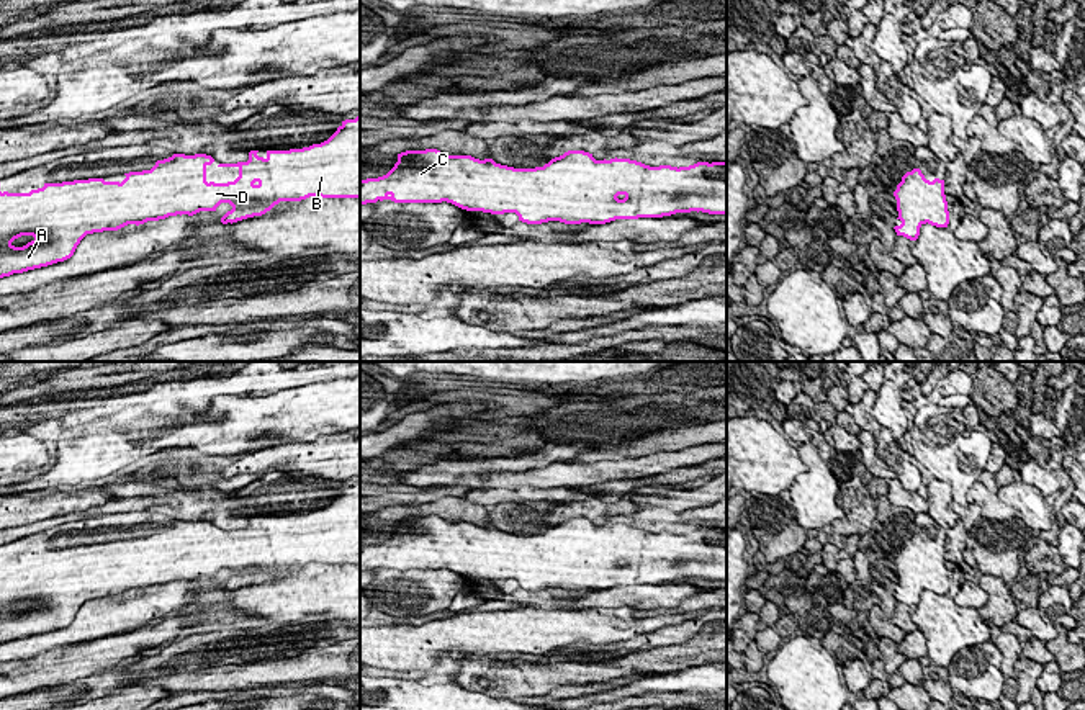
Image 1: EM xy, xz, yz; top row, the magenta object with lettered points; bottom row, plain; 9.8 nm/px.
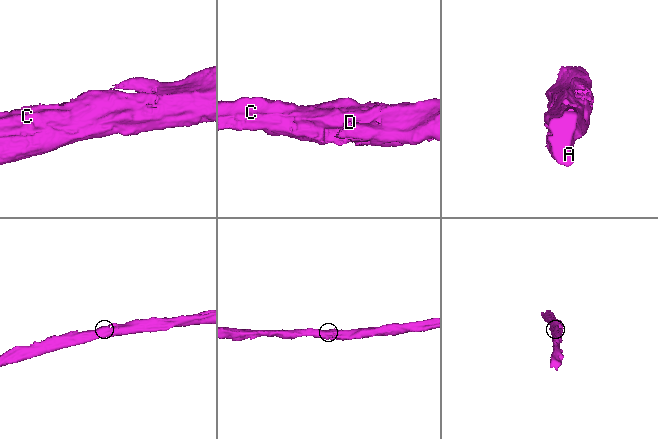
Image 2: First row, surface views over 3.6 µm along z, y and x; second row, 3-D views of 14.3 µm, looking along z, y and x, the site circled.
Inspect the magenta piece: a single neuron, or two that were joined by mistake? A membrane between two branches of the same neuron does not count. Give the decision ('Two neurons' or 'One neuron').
One neuron

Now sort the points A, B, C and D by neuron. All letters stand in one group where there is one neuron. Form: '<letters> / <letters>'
A B C D

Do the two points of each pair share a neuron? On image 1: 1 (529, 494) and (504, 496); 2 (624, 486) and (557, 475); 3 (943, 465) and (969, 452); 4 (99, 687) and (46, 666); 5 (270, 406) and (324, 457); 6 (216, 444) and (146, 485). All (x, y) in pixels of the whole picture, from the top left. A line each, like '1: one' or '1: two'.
1: one
2: two
3: one
4: two
5: two
6: two

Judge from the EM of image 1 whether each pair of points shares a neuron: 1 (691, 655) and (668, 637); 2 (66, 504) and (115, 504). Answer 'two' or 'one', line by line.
1: two
2: two

